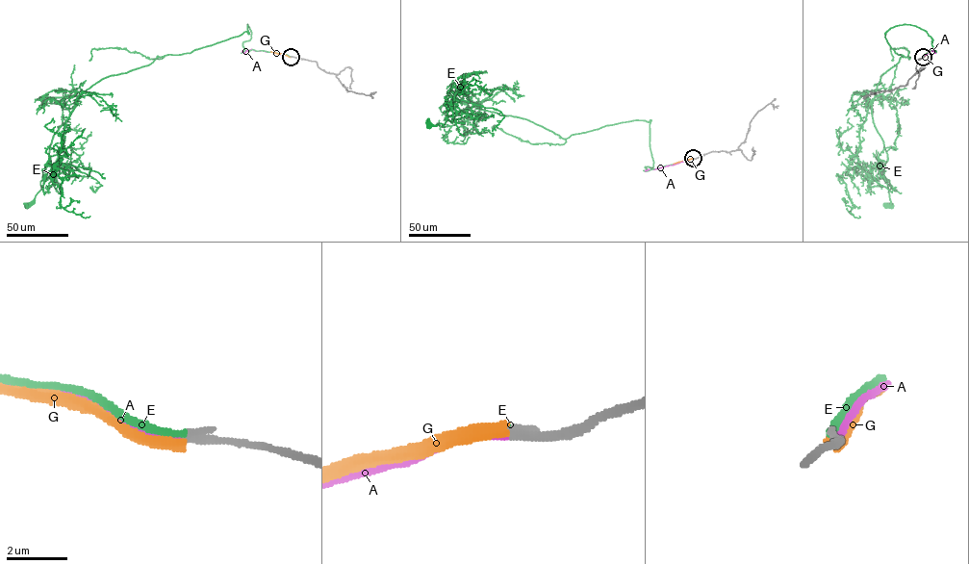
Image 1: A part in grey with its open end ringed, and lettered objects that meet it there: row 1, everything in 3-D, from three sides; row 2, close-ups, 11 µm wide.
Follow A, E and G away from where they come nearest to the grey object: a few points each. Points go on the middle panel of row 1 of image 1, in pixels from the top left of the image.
A: (693, 158), (644, 170)
E: (693, 158), (647, 170), (653, 161), (643, 120), (563, 139), (473, 107), (429, 125)
G: (693, 158), (673, 164)

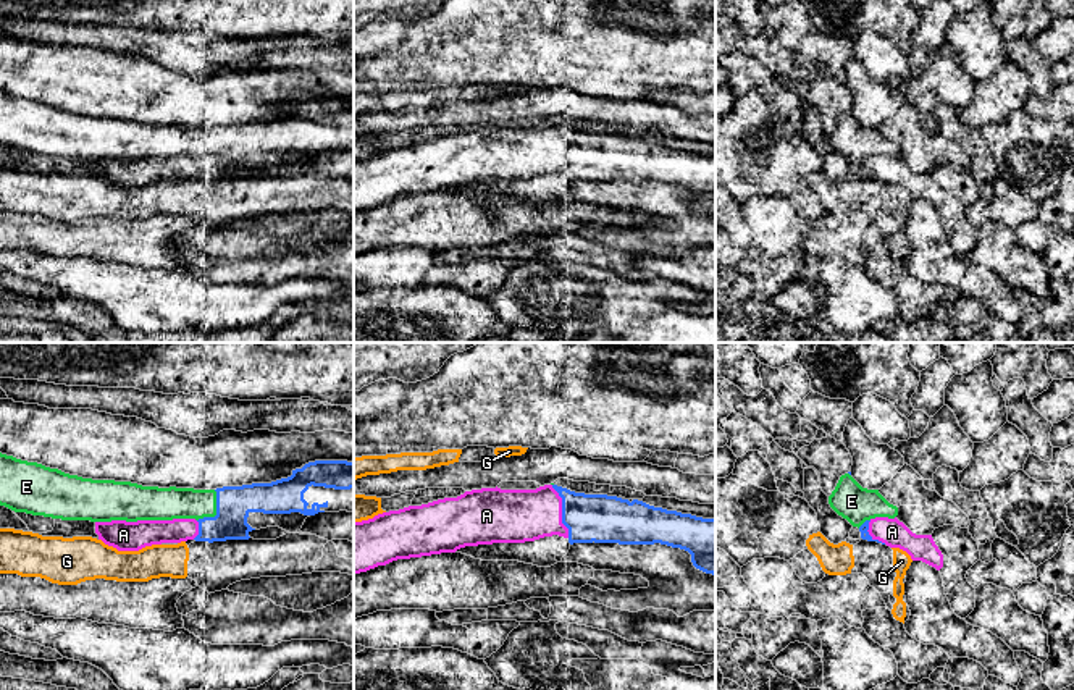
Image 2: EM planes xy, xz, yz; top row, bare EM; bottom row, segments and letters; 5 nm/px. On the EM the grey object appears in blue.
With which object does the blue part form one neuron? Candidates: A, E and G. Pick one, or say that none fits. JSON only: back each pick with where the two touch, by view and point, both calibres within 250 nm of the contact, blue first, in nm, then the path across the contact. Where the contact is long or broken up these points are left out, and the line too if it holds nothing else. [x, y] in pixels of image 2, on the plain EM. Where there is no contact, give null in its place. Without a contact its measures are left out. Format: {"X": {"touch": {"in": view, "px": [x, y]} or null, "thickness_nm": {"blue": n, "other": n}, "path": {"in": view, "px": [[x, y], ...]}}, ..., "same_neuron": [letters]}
{"A": {"touch": {"in": "xz", "px": [562, 149]}, "thickness_nm": {"blue": 240, "other": 280}}, "same_neuron": ["A"]}

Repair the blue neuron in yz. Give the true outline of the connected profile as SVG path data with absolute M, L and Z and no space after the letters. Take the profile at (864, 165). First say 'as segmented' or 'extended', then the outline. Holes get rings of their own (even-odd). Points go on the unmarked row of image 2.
extended; M875 155L866 158L859 165L859 170L862 178L900 186L906 189L912 199L922 199L937 208L943 205L943 192L935 183L932 173L916 173L896 155Z

